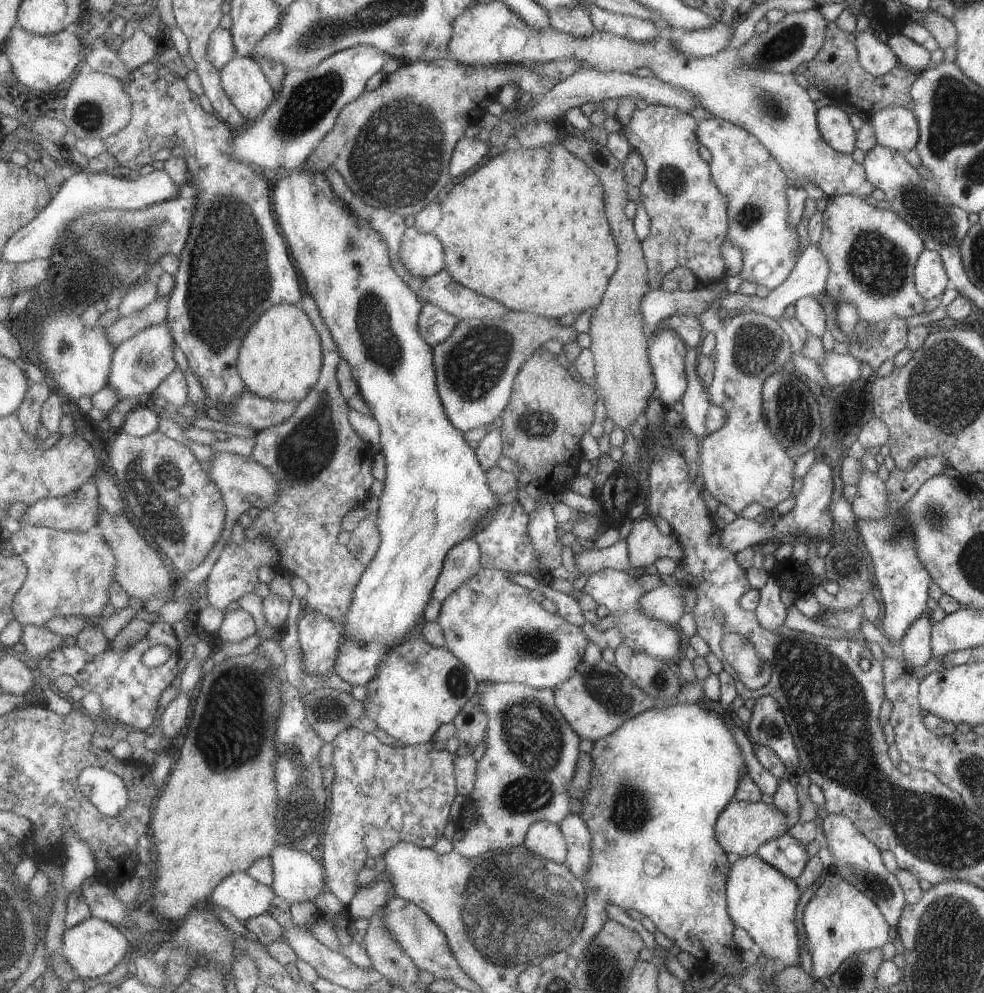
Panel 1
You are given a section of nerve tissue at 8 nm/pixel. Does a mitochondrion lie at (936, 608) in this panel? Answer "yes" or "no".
no

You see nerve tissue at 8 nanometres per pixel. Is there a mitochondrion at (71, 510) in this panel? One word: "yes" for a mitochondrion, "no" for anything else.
no

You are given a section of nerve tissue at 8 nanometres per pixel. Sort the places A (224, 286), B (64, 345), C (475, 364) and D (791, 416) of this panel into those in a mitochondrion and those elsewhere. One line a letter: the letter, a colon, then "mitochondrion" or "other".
A: mitochondrion
B: mitochondrion
C: mitochondrion
D: mitochondrion

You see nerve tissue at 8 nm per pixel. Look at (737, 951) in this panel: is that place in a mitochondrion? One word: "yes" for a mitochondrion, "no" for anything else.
no

